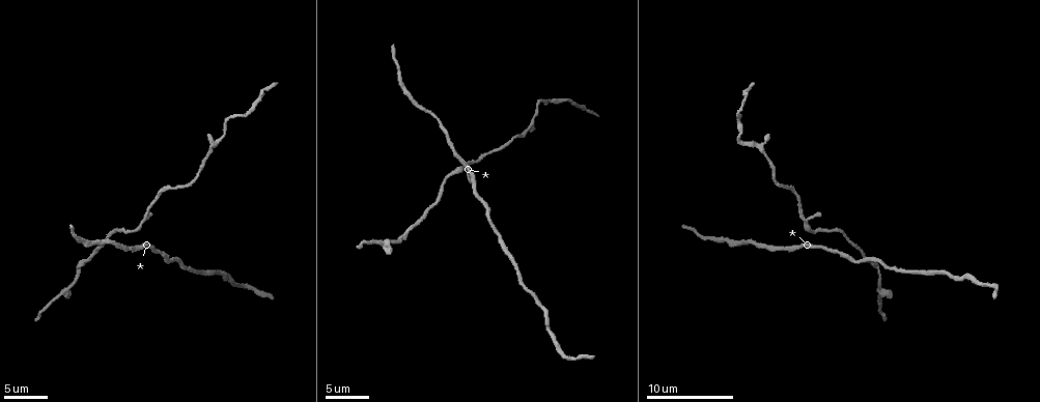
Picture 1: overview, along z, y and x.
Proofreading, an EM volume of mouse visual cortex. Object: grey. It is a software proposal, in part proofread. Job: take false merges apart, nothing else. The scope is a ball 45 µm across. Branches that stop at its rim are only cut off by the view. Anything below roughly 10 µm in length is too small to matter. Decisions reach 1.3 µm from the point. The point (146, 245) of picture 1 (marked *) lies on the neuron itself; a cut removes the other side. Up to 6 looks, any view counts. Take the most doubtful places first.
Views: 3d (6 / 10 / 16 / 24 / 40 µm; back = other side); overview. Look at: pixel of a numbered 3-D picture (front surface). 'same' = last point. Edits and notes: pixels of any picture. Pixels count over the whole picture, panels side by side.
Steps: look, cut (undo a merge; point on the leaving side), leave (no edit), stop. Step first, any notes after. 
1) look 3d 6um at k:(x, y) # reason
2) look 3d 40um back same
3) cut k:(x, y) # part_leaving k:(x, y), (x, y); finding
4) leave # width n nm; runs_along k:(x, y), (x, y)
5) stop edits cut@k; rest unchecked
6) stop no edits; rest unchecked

look 3d 16um at 1:(529, 123) # thick turns thin

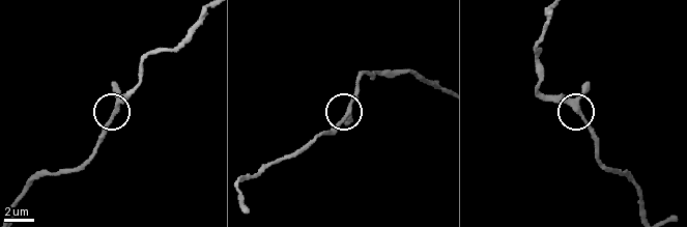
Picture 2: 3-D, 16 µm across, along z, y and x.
look 3d 6um at 2:(580, 114)

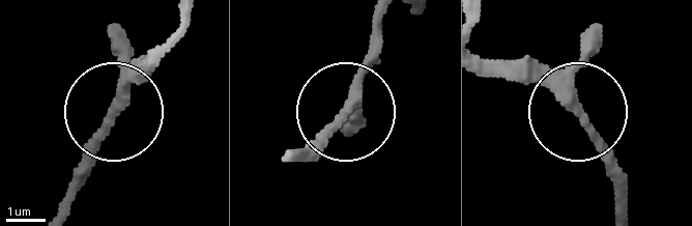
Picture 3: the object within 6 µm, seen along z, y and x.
leave # one neuron here

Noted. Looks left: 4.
look 3d 6um at 1:(137, 230)

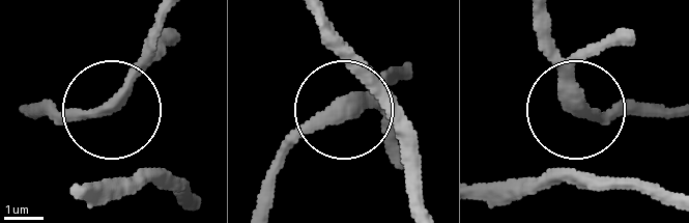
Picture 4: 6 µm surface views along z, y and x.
leave # width 340 nm; runs_along 4:(568, 172), (574, 107), (636, 116); continuous, no second neuron

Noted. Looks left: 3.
look 3d 10um at 1:(878, 284) # calibre changes

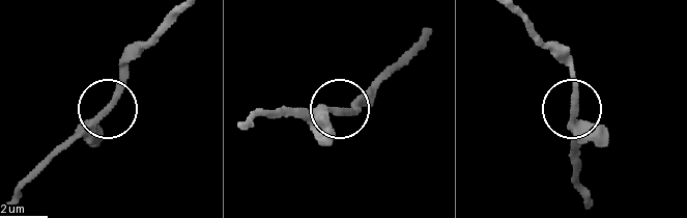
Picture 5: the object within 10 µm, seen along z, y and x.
leave # runs_along 5:(177, 14), (130, 61), (118, 97), (60, 154); all the same neuron

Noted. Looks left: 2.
stop no edits; rest unchecked

